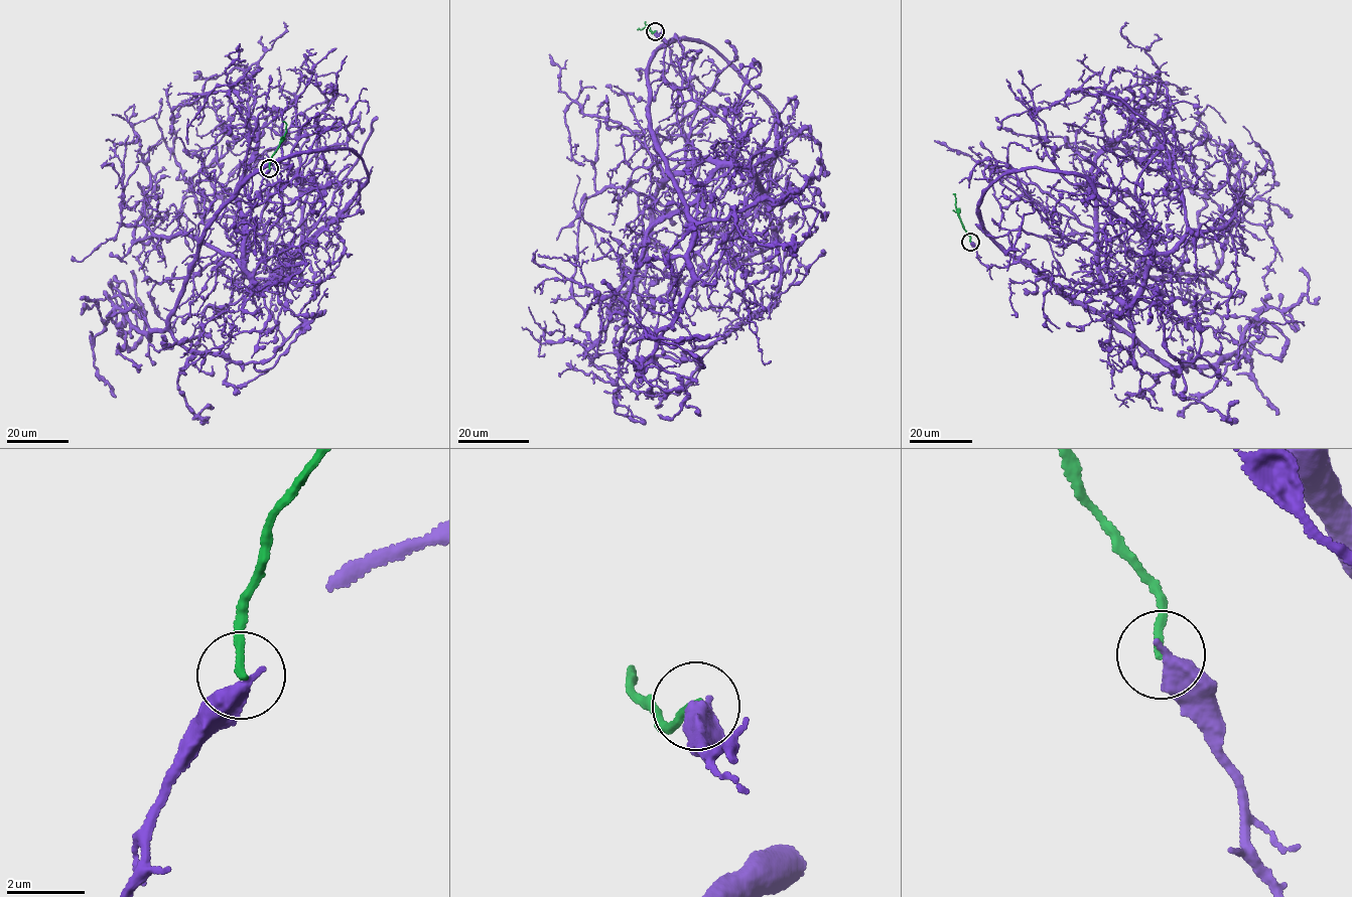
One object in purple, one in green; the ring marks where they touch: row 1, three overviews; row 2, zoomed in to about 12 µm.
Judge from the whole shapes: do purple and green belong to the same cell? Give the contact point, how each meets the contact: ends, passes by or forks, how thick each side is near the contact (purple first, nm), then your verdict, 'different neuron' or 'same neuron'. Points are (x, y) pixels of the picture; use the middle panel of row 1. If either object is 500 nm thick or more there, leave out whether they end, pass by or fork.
(655, 31) | 550/200 nm | different neuron

